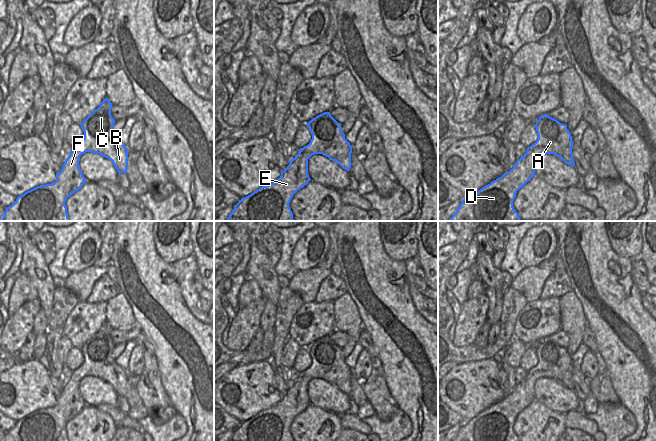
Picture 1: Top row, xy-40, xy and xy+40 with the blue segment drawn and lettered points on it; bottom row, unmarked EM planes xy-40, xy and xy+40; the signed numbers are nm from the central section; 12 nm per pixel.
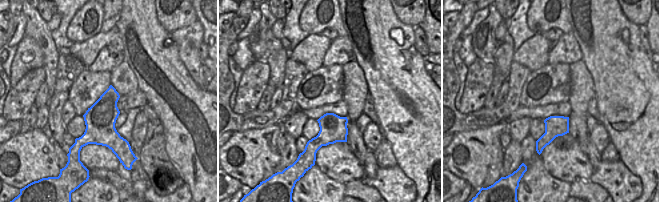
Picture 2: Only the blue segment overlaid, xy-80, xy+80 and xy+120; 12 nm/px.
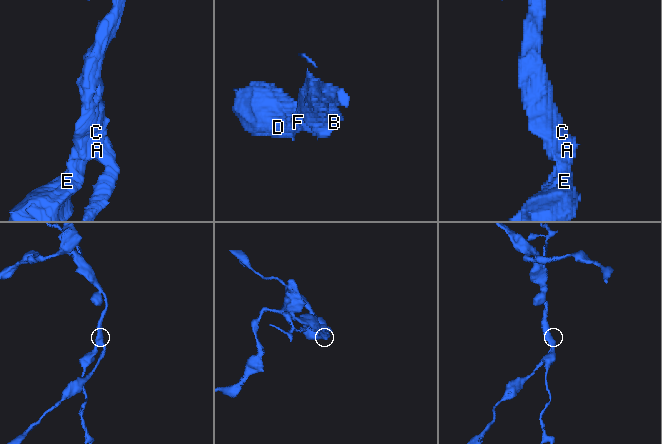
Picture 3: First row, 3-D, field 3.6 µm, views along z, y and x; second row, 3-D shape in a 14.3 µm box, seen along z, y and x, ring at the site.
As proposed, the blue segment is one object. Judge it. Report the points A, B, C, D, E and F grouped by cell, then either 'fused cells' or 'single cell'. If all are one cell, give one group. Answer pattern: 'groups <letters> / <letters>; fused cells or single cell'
groups A B C D E F; single cell

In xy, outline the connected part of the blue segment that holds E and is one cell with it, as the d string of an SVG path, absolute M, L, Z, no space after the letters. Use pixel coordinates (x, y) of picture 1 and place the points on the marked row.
M324 112L307 123L312 135L310 143L300 148L297 156L291 159L281 176L273 183L262 186L250 195L242 198L226 221L294 221L289 203L293 195L311 180L308 174L308 159L314 154L322 154L336 161L343 169L351 168L352 146L341 132L341 124L330 114Z

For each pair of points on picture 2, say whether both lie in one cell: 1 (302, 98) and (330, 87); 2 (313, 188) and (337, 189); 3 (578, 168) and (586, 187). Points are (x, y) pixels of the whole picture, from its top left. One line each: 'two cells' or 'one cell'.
1: one cell
2: one cell
3: two cells

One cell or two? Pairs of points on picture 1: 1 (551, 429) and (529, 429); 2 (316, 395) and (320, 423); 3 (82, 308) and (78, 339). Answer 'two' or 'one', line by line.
1: one
2: two
3: one

